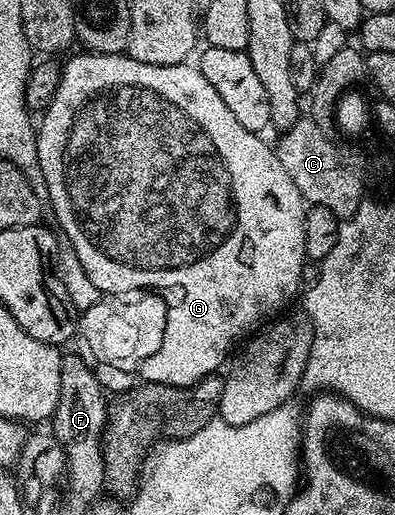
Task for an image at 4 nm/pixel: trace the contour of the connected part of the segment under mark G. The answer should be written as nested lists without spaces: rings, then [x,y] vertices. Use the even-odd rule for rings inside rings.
[[[125,52],[80,53],[61,66],[59,88],[51,104],[40,115],[41,122],[39,118],[39,125],[36,127],[39,168],[47,184],[48,205],[53,205],[53,214],[57,217],[58,224],[65,229],[64,237],[73,245],[75,256],[79,256],[79,264],[83,264],[87,276],[91,276],[91,284],[95,284],[95,288],[109,296],[125,296],[133,292],[129,290],[145,290],[148,286],[153,292],[170,290],[170,294],[167,294],[169,318],[165,321],[163,344],[141,359],[139,374],[147,382],[168,386],[194,386],[202,378],[217,372],[221,361],[228,356],[229,349],[237,341],[240,343],[250,331],[260,327],[270,316],[284,311],[284,306],[296,296],[297,289],[298,294],[302,289],[301,269],[307,265],[303,244],[303,220],[307,209],[305,197],[301,195],[299,188],[295,188],[295,180],[287,176],[287,168],[283,168],[276,149],[270,143],[268,146],[261,134],[243,128],[243,124],[235,120],[235,116],[227,109],[227,104],[223,104],[219,92],[215,92],[215,88],[207,84],[207,76],[203,76],[196,65],[139,64],[139,60],[130,58]]]

